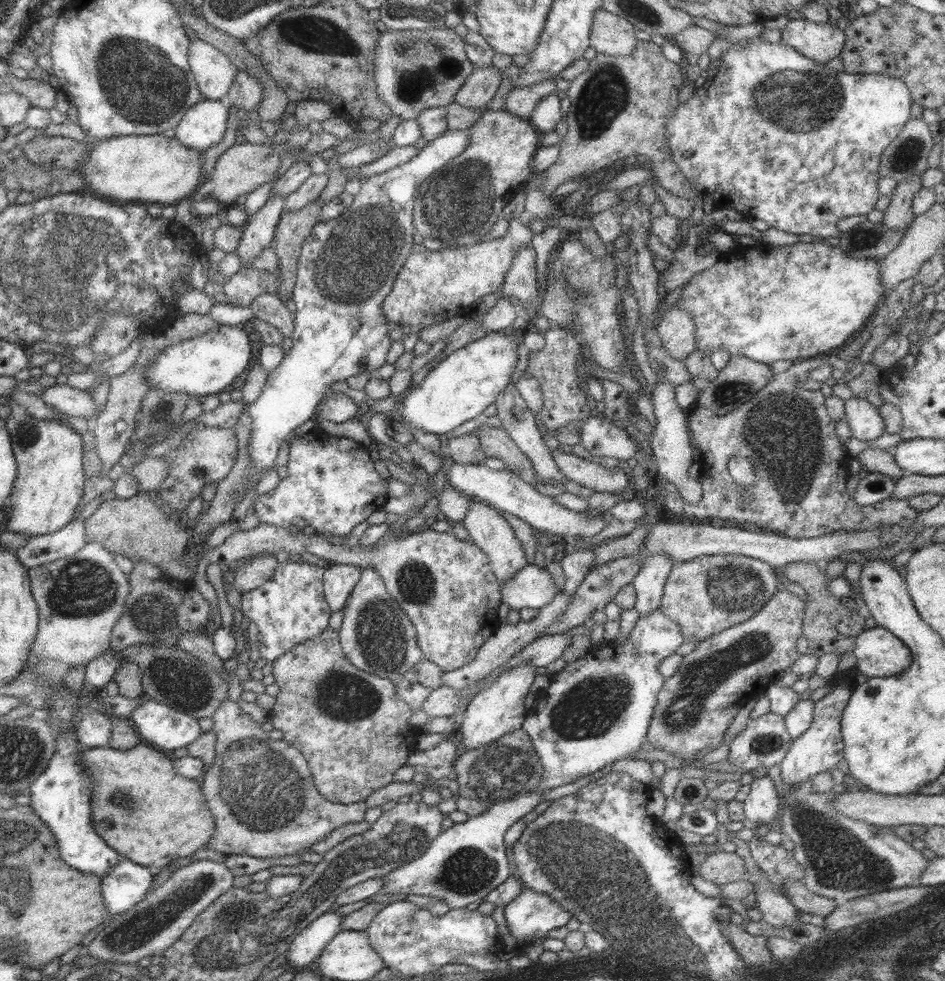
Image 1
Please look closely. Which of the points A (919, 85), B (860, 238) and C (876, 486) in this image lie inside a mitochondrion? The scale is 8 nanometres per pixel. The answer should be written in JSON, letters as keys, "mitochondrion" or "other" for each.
{"A":"other","B":"mitochondrion","C":"other"}

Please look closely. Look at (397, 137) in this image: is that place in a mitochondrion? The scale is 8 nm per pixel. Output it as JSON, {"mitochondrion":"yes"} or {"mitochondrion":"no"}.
{"mitochondrion":"no"}

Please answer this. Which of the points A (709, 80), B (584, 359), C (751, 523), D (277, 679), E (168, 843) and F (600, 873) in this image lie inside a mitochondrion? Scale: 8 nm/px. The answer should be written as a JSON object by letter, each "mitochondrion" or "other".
{"A":"other","B":"other","C":"other","D":"other","E":"other","F":"mitochondrion"}

